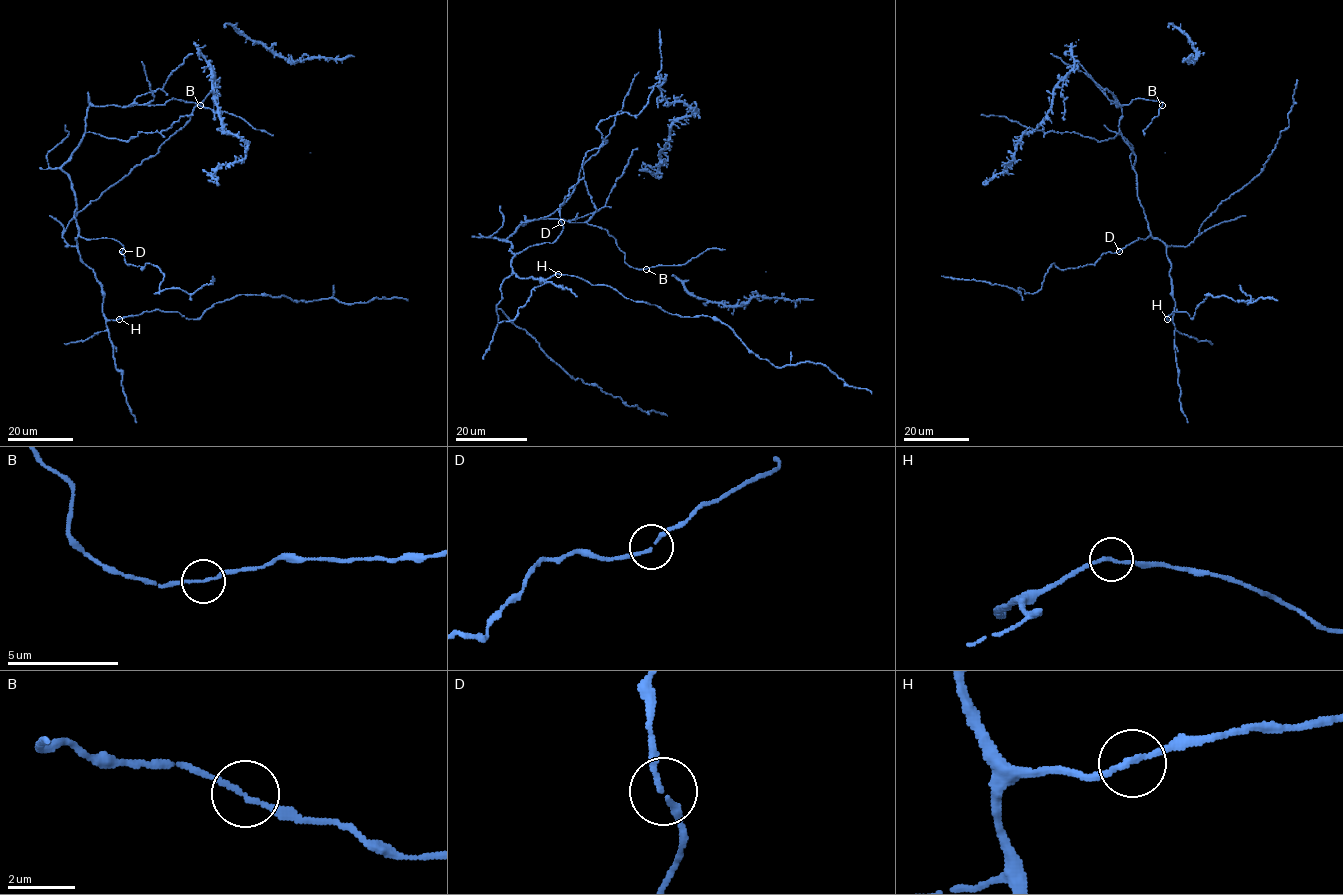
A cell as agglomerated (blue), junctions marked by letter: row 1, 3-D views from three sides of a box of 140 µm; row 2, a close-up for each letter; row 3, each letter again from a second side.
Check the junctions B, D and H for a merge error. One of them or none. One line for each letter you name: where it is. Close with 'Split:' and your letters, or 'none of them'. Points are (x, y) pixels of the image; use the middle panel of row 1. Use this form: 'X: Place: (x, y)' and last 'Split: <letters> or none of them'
Split: none of them

